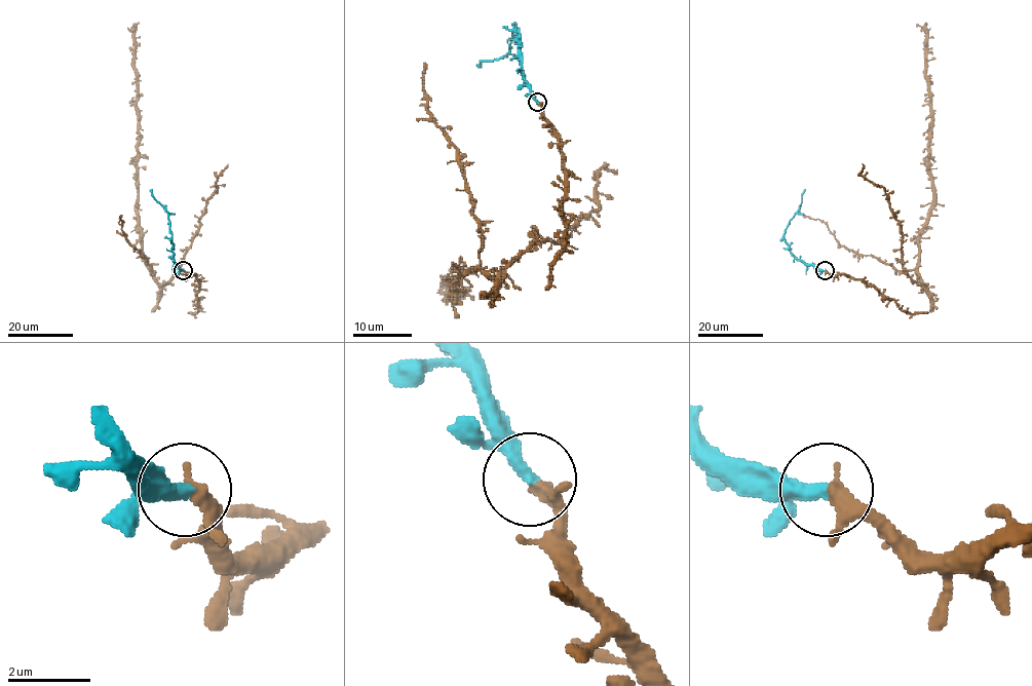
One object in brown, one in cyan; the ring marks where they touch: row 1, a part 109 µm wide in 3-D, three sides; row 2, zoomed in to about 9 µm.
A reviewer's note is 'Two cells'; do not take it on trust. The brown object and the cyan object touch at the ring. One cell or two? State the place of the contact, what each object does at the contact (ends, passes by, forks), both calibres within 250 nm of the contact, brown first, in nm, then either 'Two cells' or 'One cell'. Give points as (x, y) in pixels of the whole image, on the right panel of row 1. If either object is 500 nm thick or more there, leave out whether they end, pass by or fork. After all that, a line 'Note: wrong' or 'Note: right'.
Place: (825, 270). At the ring brown passes by. At the ring cyan ends. Thickness 240 nm (brown) against 360 nm. One cell
Note: wrong

